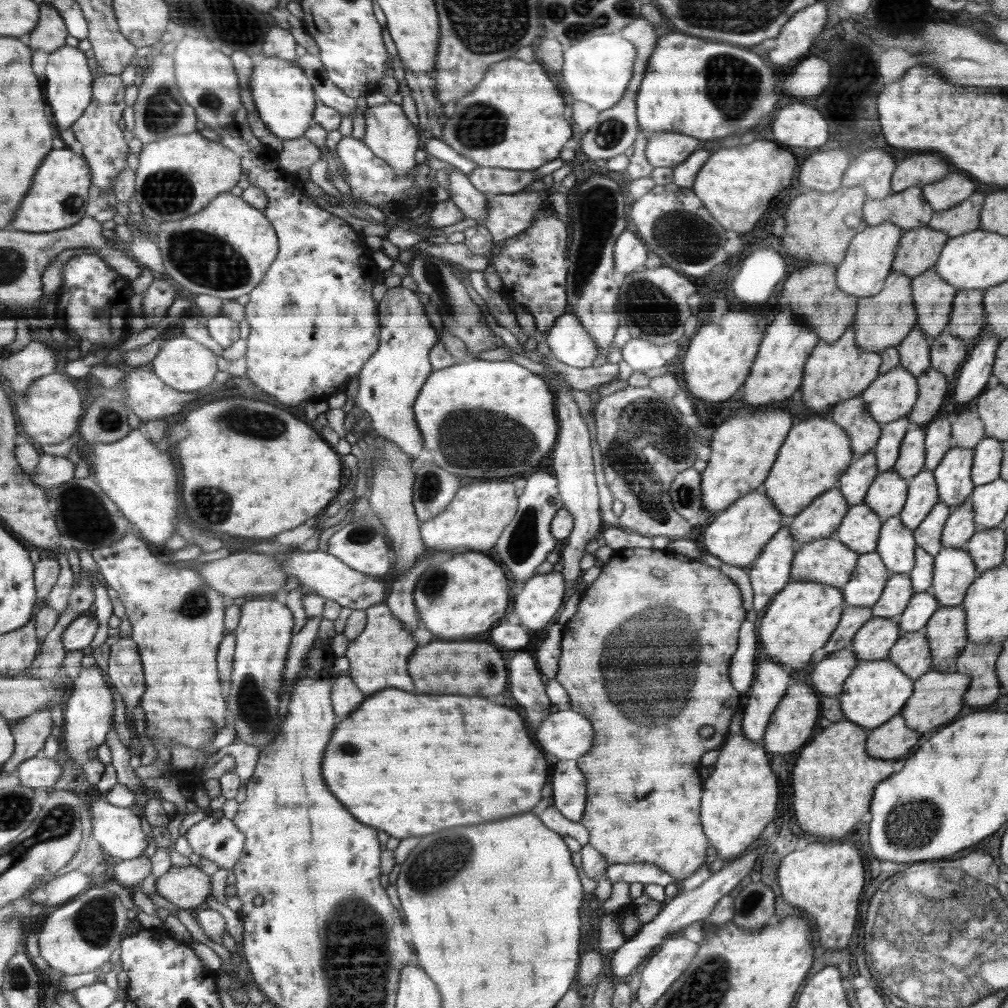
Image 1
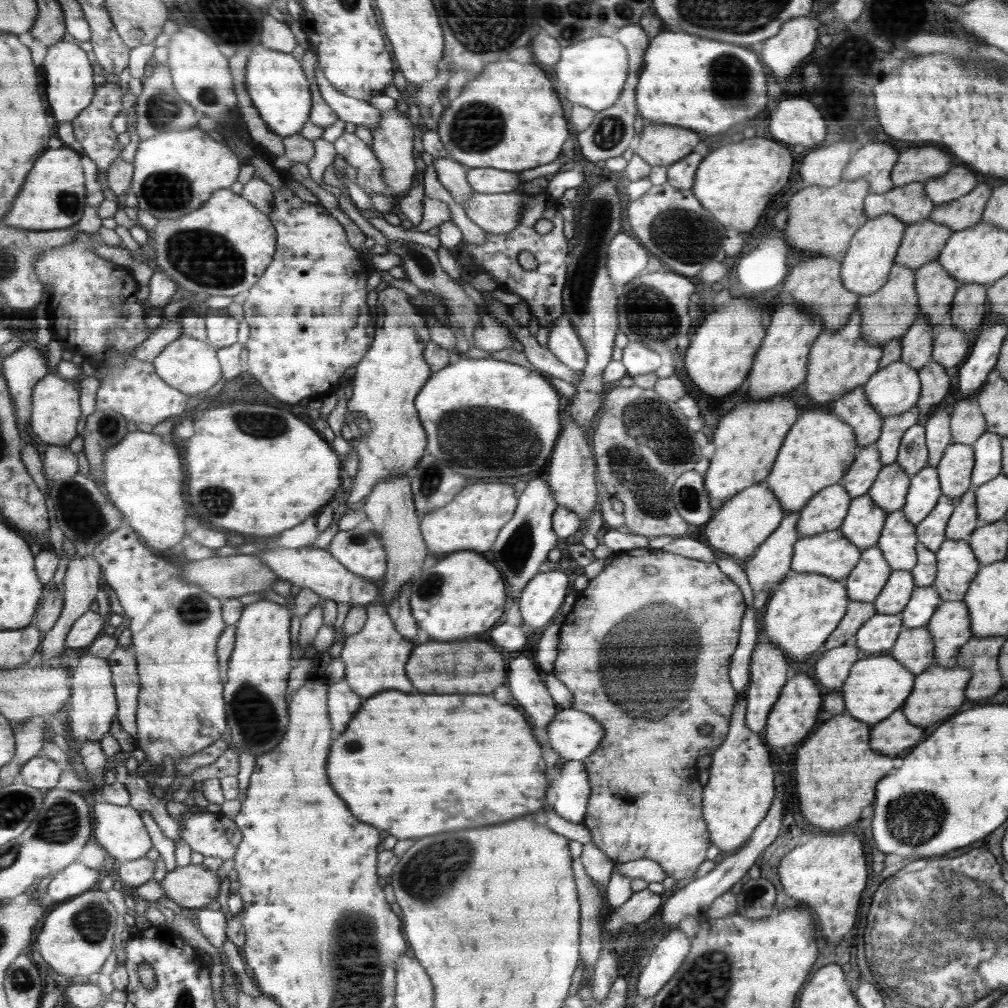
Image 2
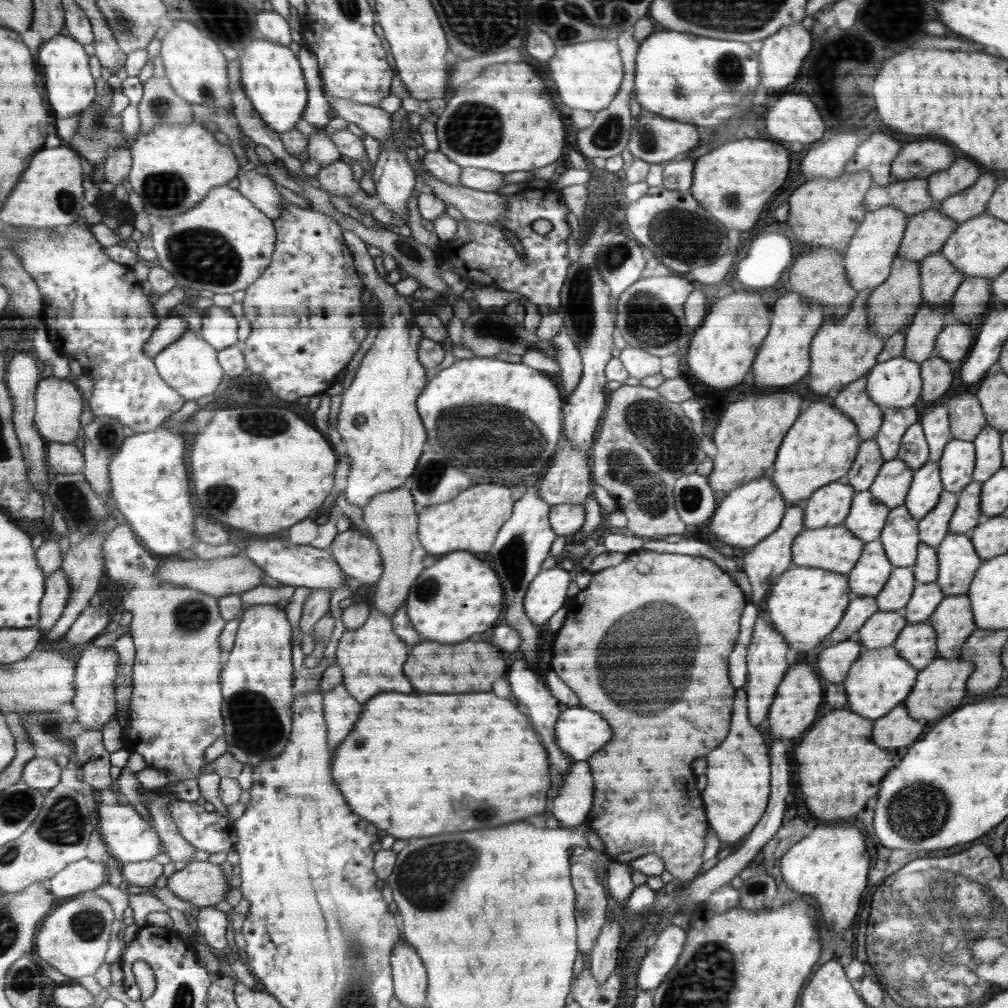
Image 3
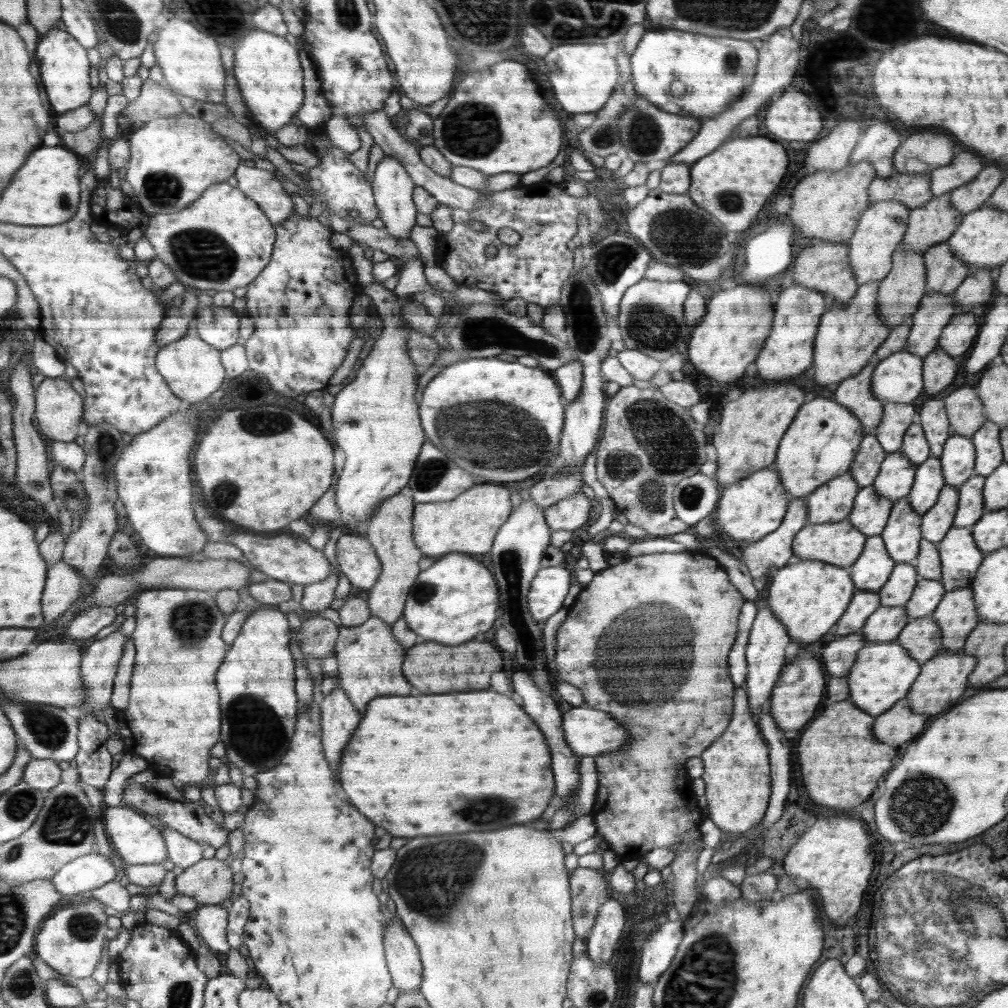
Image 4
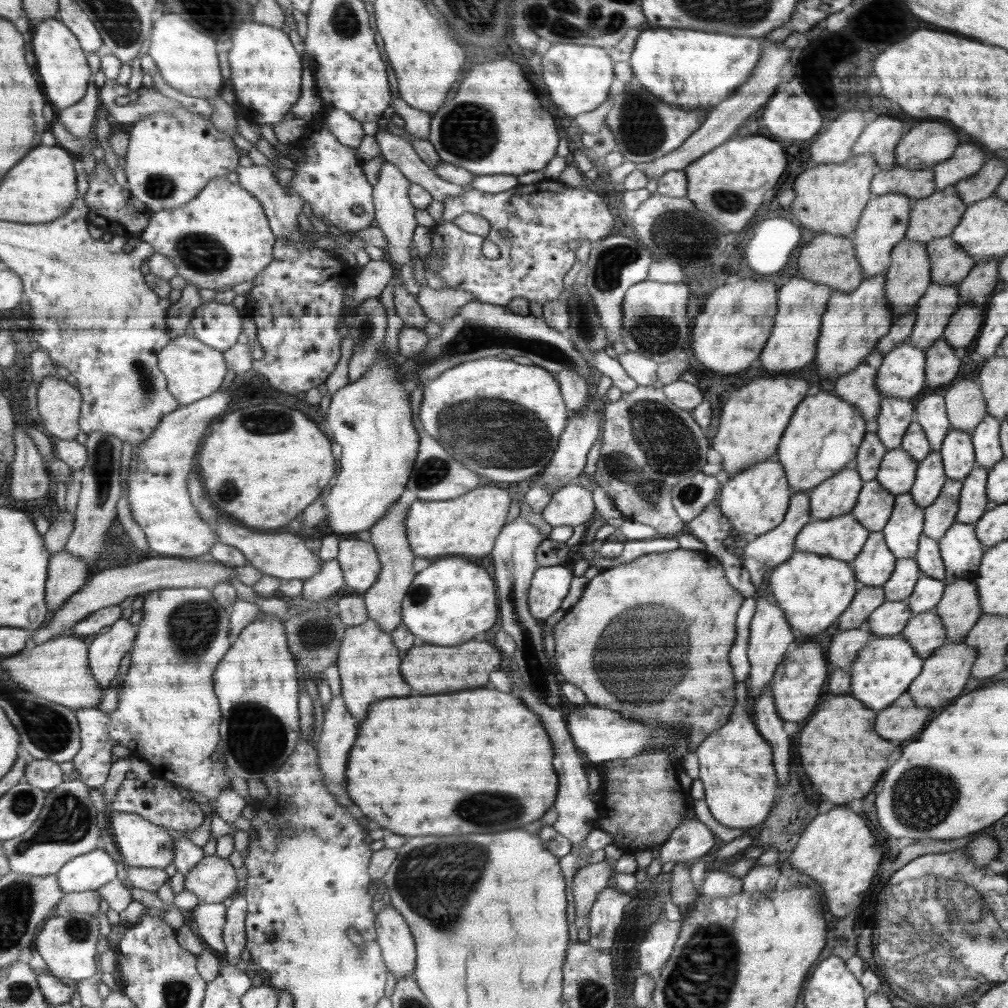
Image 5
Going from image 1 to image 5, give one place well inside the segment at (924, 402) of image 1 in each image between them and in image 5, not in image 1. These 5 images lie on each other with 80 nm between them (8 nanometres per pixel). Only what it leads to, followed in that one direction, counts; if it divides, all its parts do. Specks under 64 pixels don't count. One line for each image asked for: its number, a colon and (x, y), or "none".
2: (935, 382)
3: (936, 372)
4: (940, 369)
5: (942, 366)

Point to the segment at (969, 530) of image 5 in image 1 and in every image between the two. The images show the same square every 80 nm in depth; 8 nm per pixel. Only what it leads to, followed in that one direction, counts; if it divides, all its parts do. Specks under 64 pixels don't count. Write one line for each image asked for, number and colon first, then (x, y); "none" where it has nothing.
1: (954, 571)
2: (957, 565)
3: (959, 561)
4: (960, 557)

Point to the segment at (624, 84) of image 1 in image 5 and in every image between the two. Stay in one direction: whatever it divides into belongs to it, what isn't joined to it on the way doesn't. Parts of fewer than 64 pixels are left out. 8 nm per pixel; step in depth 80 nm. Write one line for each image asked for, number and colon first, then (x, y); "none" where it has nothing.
2: (594, 72)
3: (588, 76)
4: (583, 76)
5: (579, 78)

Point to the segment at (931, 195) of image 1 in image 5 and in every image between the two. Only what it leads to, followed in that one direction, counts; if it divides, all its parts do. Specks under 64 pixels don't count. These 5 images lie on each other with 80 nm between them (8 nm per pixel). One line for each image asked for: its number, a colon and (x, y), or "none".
2: (958, 181)
3: (963, 174)
4: (965, 167)
5: (967, 160)

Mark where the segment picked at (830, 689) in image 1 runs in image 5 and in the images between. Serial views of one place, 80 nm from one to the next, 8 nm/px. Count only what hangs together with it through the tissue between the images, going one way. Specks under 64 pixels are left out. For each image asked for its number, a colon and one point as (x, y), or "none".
2: (832, 669)
3: (835, 661)
4: (839, 655)
5: (843, 651)

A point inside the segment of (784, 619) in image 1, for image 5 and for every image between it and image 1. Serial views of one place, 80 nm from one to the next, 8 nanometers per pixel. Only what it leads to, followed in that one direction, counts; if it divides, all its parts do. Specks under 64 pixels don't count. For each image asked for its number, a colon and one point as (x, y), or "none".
2: (806, 607)
3: (806, 604)
4: (809, 596)
5: (813, 590)

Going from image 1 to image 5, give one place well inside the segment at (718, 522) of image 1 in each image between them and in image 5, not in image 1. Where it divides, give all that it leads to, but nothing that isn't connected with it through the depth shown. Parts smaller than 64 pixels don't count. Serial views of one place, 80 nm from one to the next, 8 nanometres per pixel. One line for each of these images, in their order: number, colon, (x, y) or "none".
2: (739, 527)
3: (750, 513)
4: (752, 508)
5: (755, 500)

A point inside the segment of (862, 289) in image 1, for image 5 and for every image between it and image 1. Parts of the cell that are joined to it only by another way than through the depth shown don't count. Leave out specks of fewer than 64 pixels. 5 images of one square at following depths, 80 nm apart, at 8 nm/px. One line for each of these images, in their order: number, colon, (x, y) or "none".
2: (866, 266)
3: (869, 257)
4: (880, 232)
5: (885, 222)

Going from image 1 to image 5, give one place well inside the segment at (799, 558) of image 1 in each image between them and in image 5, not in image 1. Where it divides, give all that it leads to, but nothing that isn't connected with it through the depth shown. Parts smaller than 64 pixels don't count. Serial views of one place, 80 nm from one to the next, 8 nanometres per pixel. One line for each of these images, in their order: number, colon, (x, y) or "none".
2: (830, 553)
3: (831, 548)
4: (841, 543)
5: (844, 537)

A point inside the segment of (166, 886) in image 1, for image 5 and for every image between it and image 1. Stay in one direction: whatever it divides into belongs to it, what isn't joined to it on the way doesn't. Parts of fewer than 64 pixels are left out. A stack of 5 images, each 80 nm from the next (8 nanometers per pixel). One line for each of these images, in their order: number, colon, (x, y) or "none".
2: (192, 886)
3: (201, 883)
4: (210, 881)
5: (213, 880)

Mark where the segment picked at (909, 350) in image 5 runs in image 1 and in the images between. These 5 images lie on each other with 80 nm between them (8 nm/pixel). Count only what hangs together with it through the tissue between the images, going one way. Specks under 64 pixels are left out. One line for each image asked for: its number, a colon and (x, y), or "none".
1: (891, 396)
2: (893, 390)
3: (896, 383)
4: (897, 379)

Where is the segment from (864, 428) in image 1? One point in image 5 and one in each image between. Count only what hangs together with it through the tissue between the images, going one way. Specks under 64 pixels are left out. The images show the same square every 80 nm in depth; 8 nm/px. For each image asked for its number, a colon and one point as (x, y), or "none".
2: (854, 408)
3: (854, 401)
4: (856, 393)
5: (859, 388)

